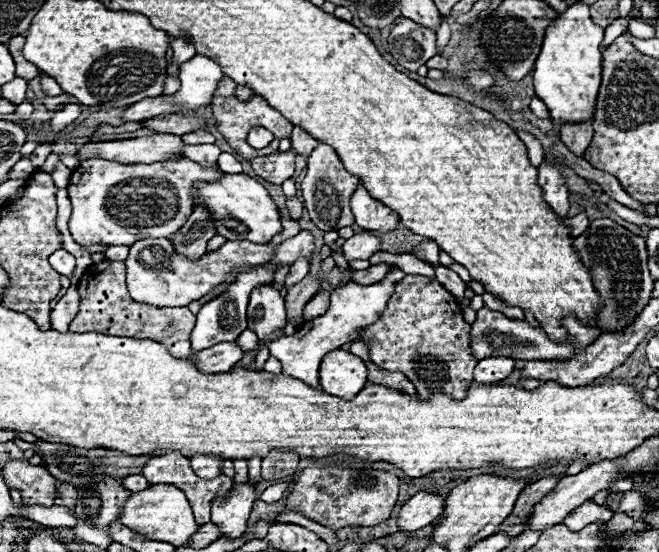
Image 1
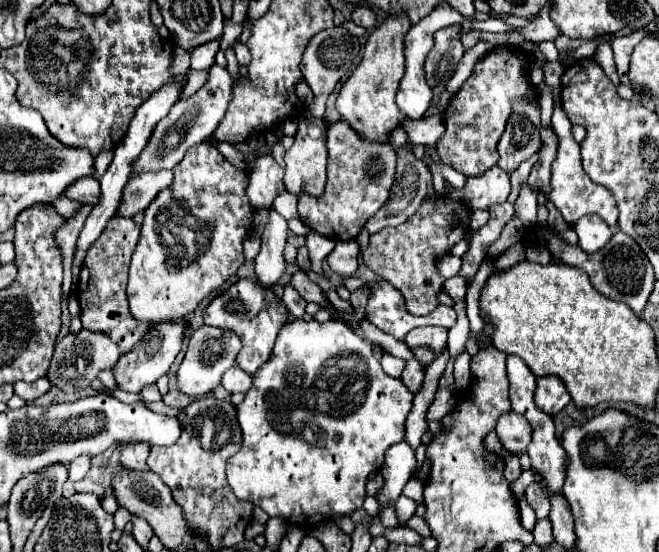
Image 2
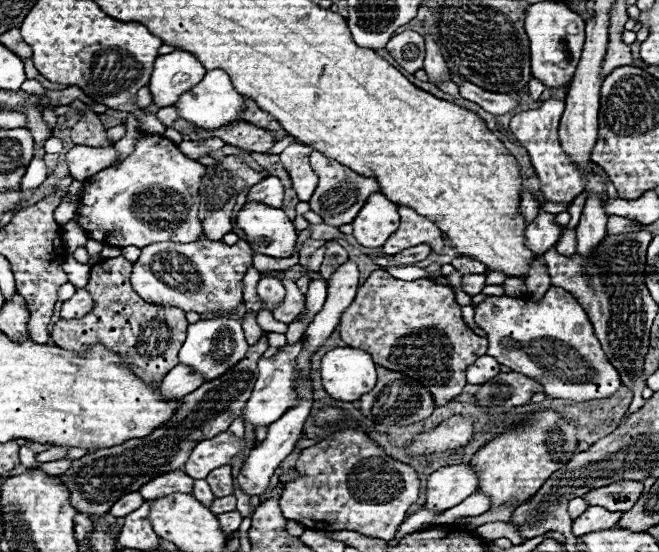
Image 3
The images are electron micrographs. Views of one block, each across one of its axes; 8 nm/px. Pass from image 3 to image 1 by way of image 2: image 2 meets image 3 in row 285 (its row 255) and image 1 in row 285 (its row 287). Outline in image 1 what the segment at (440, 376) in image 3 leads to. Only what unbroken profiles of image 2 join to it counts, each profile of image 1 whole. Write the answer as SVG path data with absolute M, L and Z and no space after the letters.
M404 276L394 286L394 294L388 300L382 316L372 324L372 328L364 328L358 340L368 344L368 356L374 364L384 370L404 372L416 386L420 398L430 400L432 394L448 394L462 400L472 386L472 372L476 366L476 356L470 350L470 330L470 324L462 318L458 300L440 282L428 276Z

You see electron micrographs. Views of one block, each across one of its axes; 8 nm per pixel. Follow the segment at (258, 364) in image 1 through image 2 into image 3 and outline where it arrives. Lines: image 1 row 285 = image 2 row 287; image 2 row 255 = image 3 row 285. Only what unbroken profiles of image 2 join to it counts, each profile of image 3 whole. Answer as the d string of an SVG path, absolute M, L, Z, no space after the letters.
M264 276L260 282L258 282L258 296L262 298L262 308L264 310L272 310L274 306L278 306L282 300L284 300L284 286L282 286L282 280L278 278L272 278L272 276Z

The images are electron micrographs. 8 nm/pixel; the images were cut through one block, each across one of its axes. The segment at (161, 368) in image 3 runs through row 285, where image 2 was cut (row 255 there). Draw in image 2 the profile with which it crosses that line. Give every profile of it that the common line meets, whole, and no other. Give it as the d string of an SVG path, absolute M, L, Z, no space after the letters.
M114 216L112 222L104 228L104 234L92 244L88 256L82 264L82 274L78 282L78 300L80 300L80 318L82 326L88 330L106 332L126 354L134 348L134 344L154 326L142 324L130 316L128 298L126 298L126 280L128 280L128 264L130 256L136 248L140 236L140 226L132 222L132 218Z

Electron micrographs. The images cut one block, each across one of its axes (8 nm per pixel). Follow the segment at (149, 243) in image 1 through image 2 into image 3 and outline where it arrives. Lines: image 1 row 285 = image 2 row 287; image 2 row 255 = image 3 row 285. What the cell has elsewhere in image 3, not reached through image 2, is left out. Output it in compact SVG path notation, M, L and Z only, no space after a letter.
M198 240L192 244L150 244L134 262L132 286L148 302L176 306L184 312L232 312L242 304L242 278L252 268L254 250L240 240L228 246L220 240Z

